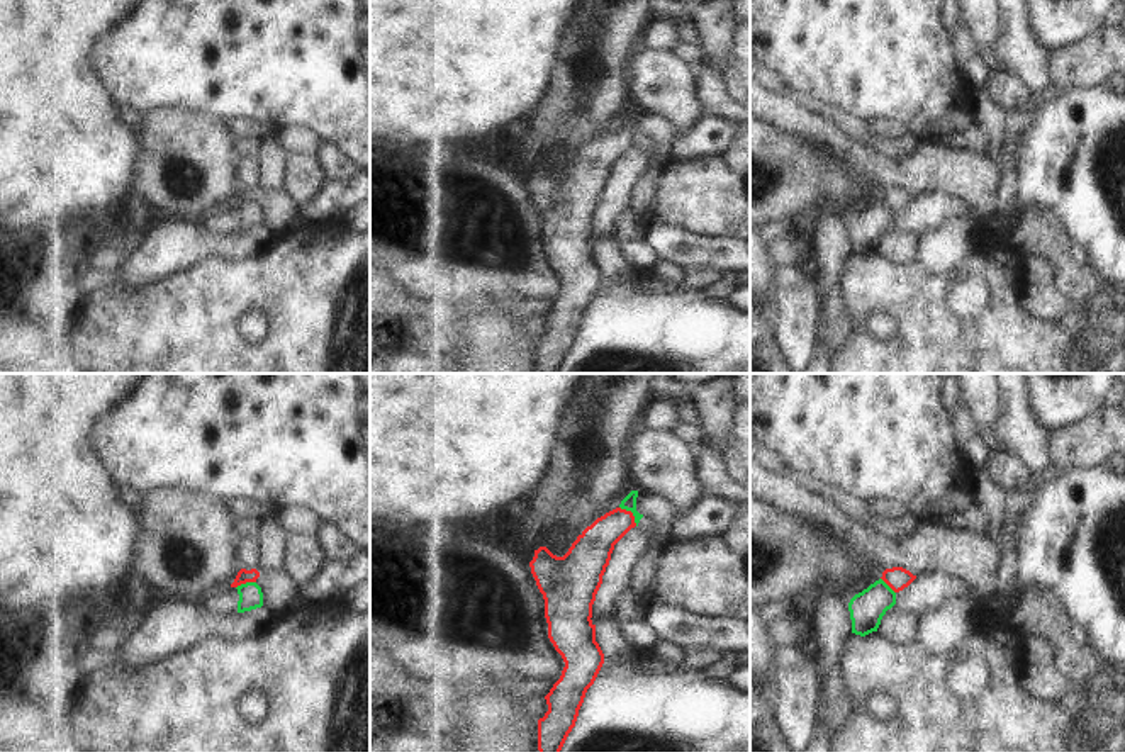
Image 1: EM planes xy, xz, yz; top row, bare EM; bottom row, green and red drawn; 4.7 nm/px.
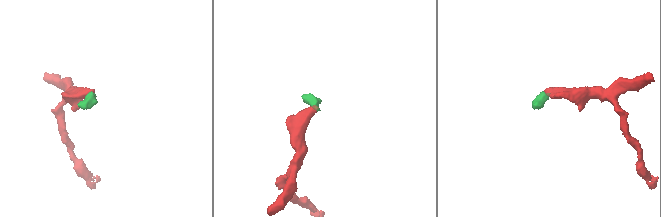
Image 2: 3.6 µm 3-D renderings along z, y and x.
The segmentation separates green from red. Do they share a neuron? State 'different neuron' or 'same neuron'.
different neuron

